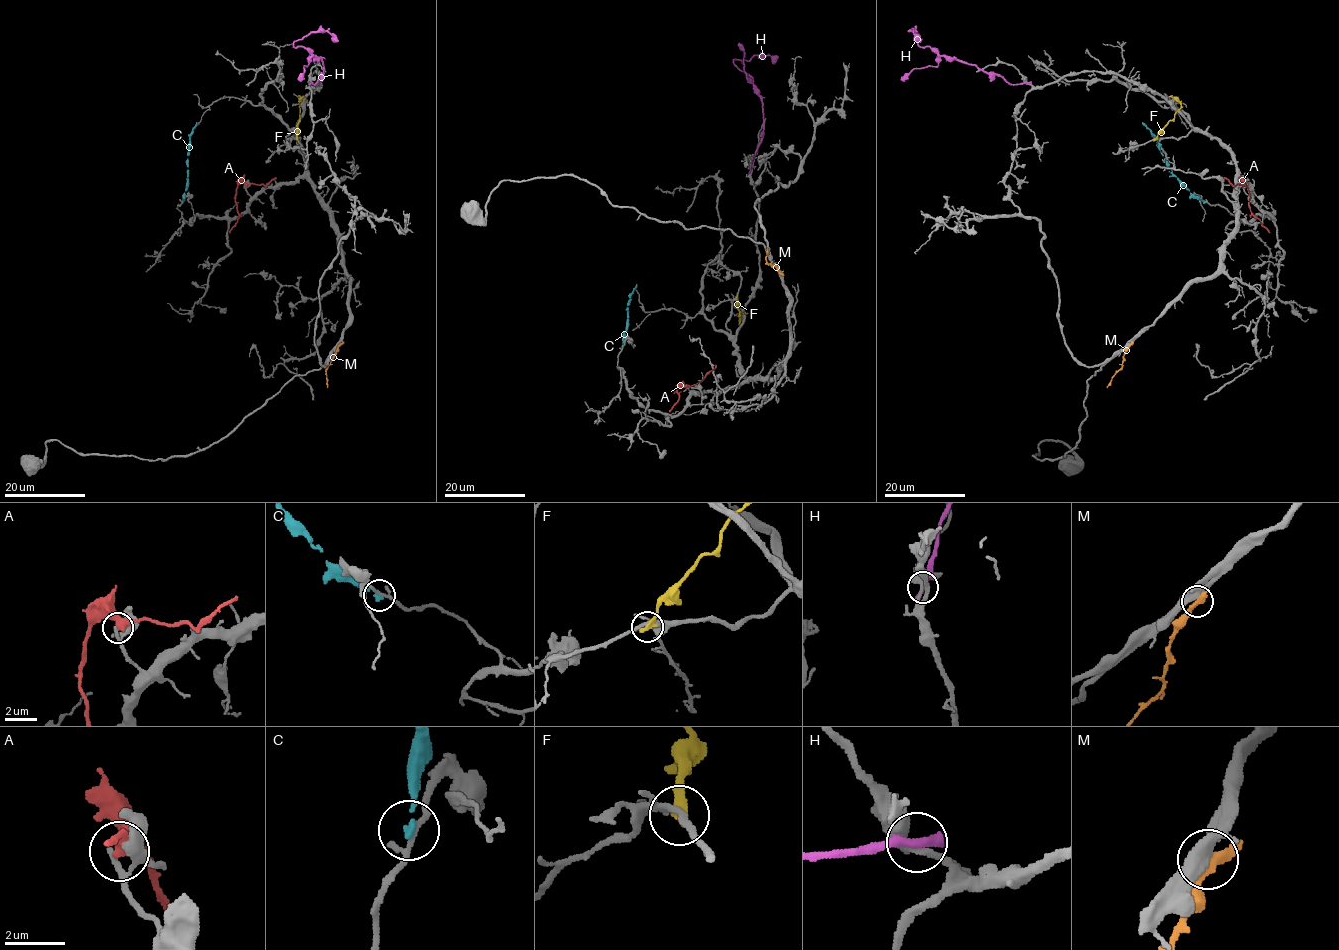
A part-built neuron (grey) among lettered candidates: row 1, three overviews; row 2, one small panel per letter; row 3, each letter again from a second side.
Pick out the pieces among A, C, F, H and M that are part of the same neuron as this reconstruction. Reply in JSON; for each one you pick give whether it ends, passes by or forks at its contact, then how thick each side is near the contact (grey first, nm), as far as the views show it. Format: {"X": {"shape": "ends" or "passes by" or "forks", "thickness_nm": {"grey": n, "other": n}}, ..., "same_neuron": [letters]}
{"same_neuron": []}

